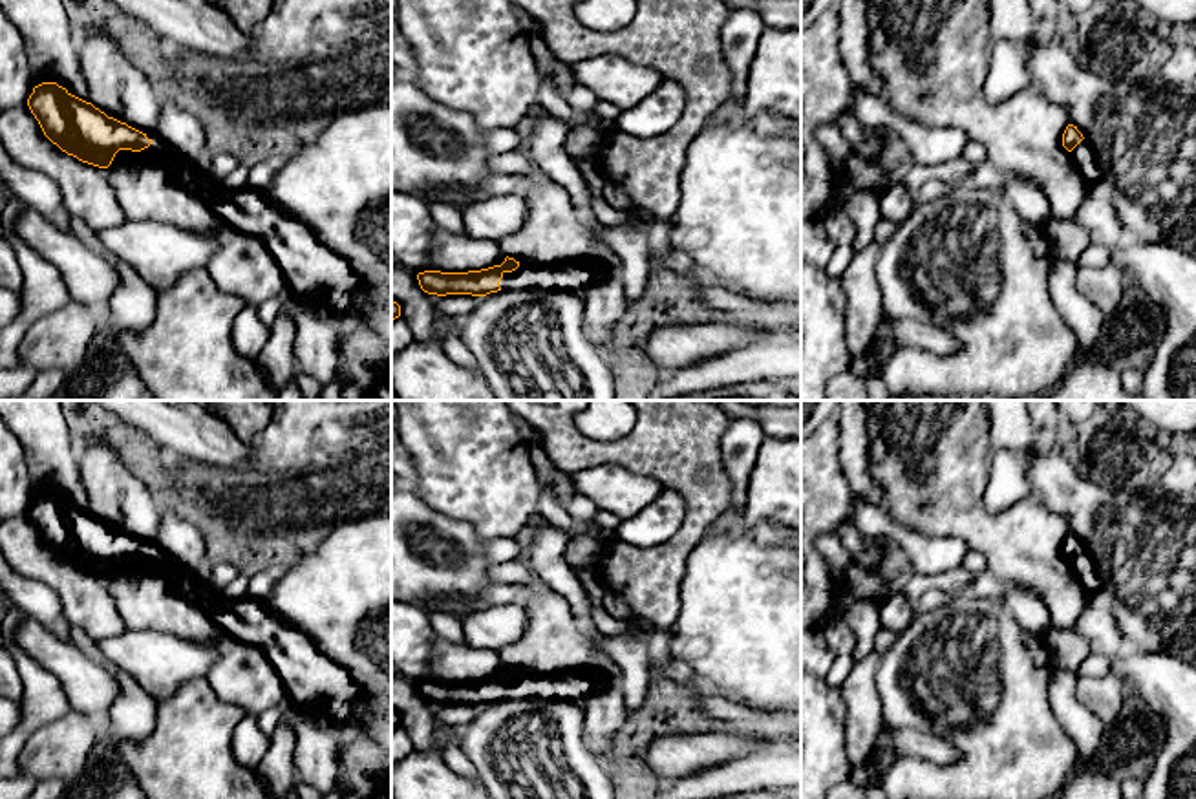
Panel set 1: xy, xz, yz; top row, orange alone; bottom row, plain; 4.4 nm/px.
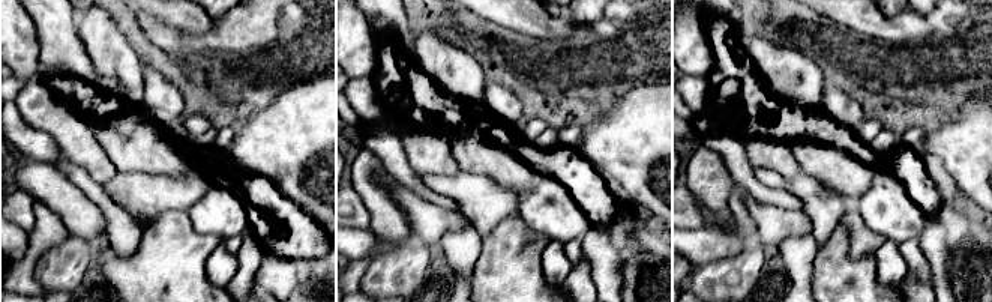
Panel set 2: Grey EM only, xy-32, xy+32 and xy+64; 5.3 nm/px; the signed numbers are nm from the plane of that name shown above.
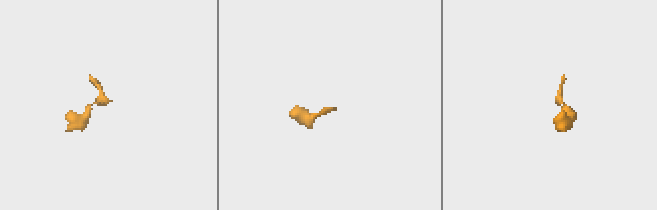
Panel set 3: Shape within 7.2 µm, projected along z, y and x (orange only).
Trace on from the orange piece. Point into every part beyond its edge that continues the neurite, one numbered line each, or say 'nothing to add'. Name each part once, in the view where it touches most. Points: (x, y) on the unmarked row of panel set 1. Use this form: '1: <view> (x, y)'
1: xz (575, 686)

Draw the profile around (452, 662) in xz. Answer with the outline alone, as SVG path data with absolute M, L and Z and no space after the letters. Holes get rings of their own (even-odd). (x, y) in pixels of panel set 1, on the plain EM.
M443 638L433 642L432 680L468 682L481 680L505 671L499 653L494 649L452 644Z

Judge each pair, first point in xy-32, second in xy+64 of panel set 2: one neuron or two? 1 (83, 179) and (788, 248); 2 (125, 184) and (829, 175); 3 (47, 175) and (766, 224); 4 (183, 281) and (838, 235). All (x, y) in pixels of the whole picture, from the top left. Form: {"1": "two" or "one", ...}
{"1": "one", "2": "two", "3": "one", "4": "one"}

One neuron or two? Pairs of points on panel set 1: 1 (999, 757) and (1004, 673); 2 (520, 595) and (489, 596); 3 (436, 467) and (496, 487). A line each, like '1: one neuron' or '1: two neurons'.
1: one neuron
2: one neuron
3: one neuron

